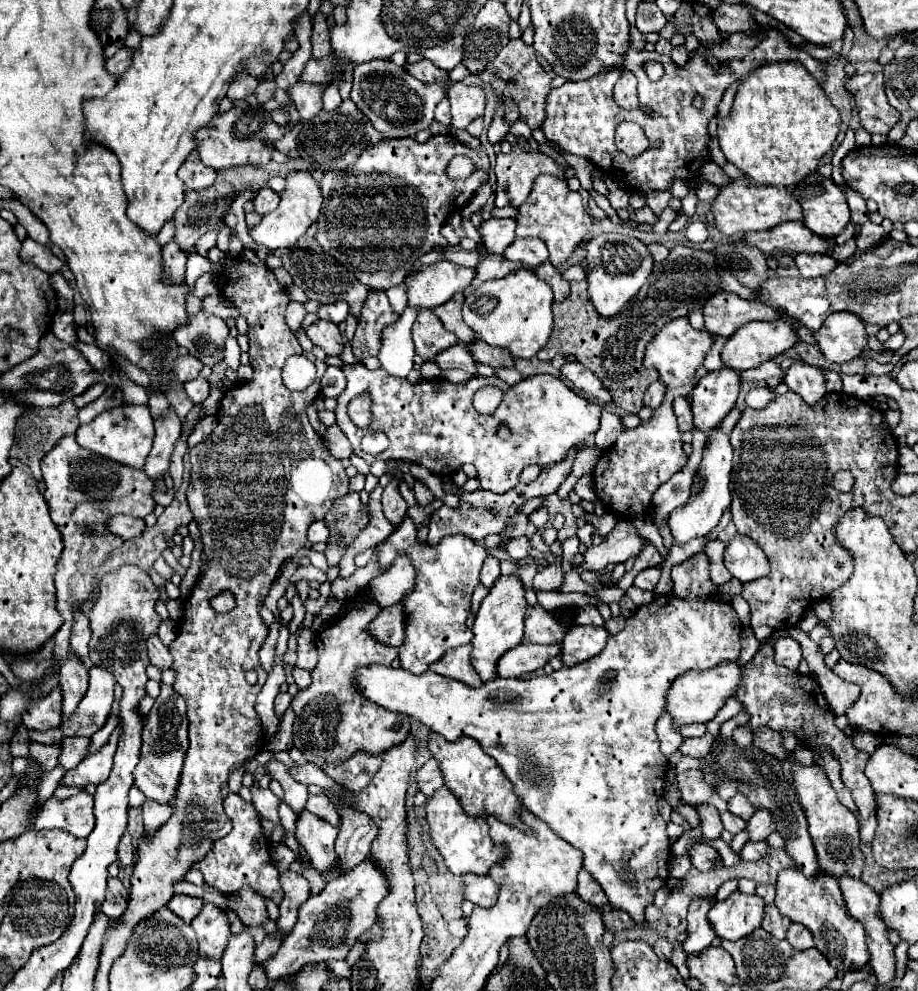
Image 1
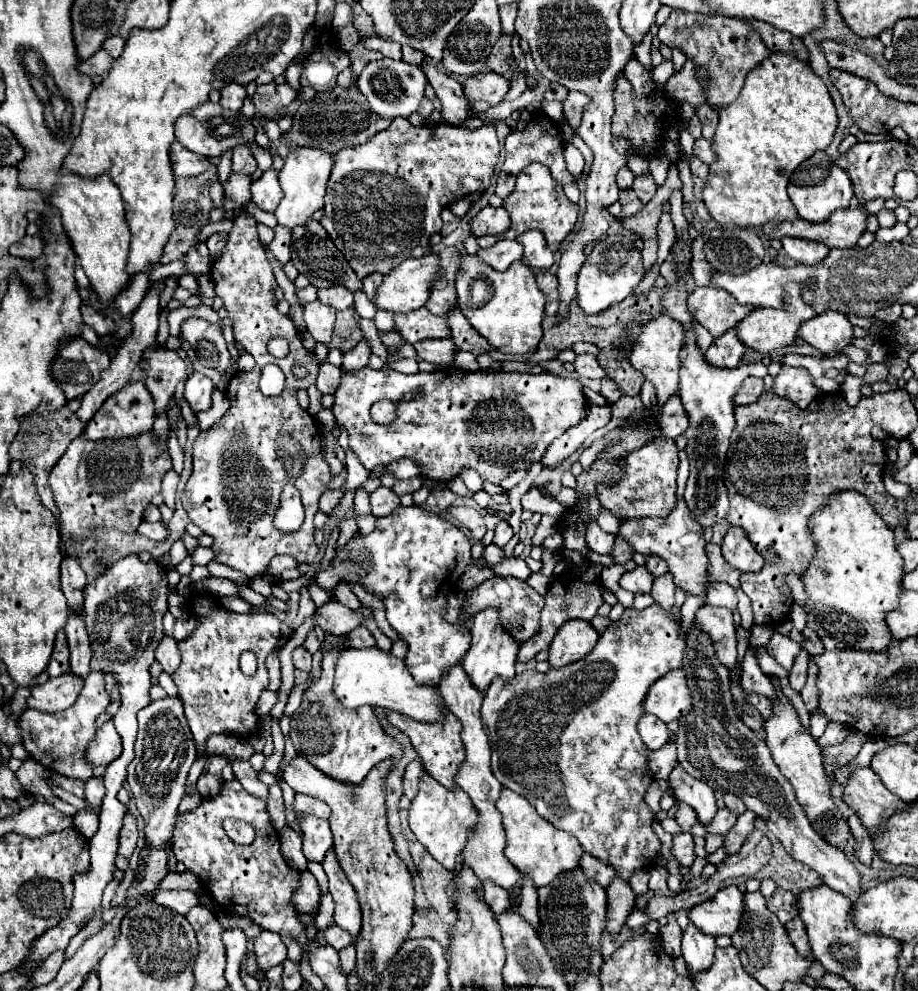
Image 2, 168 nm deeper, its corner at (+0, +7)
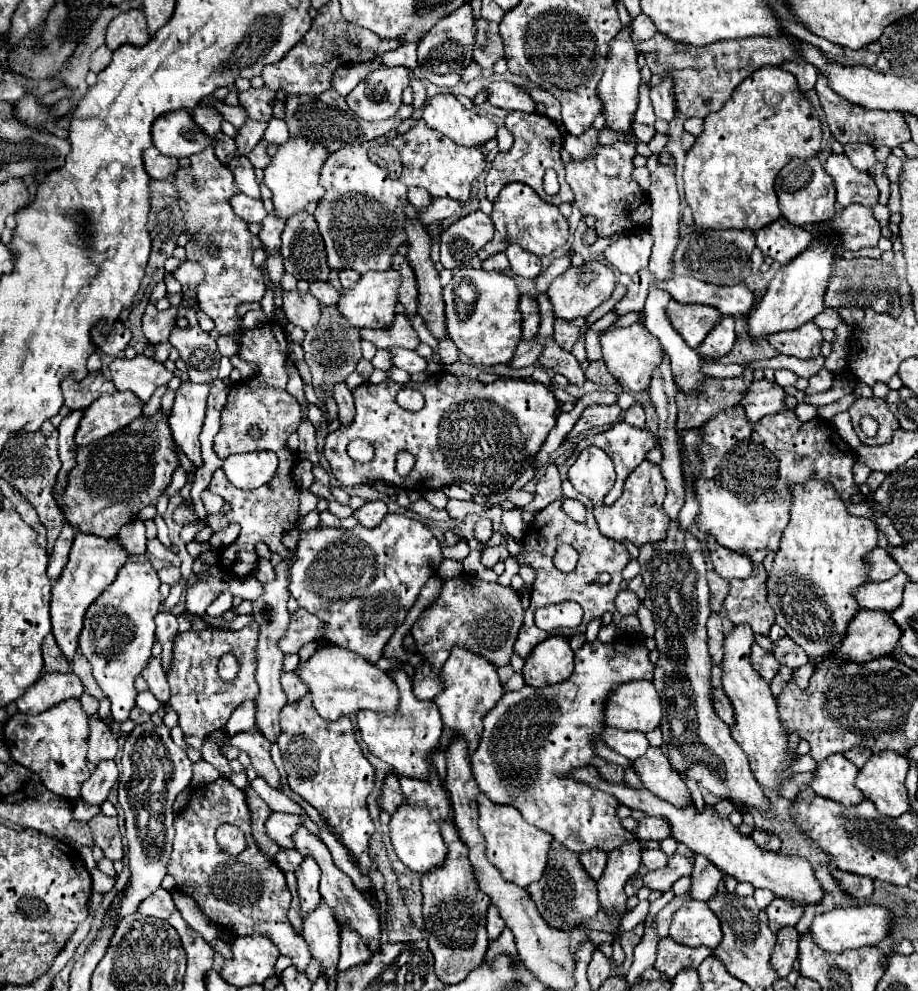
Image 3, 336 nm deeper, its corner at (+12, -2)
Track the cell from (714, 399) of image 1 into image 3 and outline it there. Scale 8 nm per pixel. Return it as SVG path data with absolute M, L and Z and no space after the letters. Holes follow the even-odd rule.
M721 315L721 321L709 331L705 341L699 345L701 357L713 359L727 355L735 343L735 321L729 315Z

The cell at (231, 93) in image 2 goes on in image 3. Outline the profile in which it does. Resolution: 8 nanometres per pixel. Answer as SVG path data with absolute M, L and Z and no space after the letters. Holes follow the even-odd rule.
M193 107L191 117L199 125L199 129L209 137L213 137L217 131L221 131L223 117L213 107Z

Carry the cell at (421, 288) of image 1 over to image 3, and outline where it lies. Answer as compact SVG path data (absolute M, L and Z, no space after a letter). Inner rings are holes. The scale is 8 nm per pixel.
M393 269L383 271L383 273L379 273L379 271L363 273L355 285L343 289L343 293L337 301L337 313L341 317L345 317L349 321L349 325L353 325L357 329L361 329L361 327L383 329L395 317L393 305L397 305L397 285L399 285L399 275Z

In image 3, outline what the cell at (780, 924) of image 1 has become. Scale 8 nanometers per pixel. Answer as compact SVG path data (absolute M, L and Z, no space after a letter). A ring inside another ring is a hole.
M773 899L769 907L765 909L769 915L769 927L773 933L777 933L783 927L797 925L803 917L803 907L791 899Z

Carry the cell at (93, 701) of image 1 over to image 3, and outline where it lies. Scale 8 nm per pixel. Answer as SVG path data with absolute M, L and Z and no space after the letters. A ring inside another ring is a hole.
M61 701L53 709L47 709L41 715L25 715L15 713L3 725L3 743L9 749L15 763L23 765L25 769L37 773L41 783L69 799L75 801L81 793L81 785L89 779L89 769L85 765L87 755L87 739L89 739L89 717L81 709L79 701Z

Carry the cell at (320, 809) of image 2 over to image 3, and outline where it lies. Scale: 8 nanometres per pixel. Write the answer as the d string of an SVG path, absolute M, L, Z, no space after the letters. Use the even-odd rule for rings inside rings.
M271 813L271 817L265 823L267 835L281 845L283 849L291 849L293 841L293 829L297 829L297 825L303 825L303 819L299 815L287 815L287 813Z

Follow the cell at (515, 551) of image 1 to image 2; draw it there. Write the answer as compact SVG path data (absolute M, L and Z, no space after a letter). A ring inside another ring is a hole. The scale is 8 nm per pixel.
M505 520L499 522L499 526L495 528L495 538L493 544L497 544L499 548L505 548L505 544L509 542L509 524Z

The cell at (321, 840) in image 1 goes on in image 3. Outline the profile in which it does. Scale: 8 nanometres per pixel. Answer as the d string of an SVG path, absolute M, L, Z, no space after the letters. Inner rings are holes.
M341 925L339 971L347 971L351 967L369 963L371 957L373 955L369 953L369 949L365 949L365 943L361 941L361 937L357 937L357 933L353 933L353 929L345 929L345 925Z

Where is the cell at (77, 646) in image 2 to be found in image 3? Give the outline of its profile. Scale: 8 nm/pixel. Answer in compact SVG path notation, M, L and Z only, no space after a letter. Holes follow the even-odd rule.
M79 533L73 541L73 547L69 551L69 561L59 577L59 581L51 589L51 623L53 623L53 635L57 639L57 645L65 653L69 661L73 661L73 655L77 651L79 633L83 629L85 611L89 605L115 581L119 569L127 561L127 551L121 545L117 537L105 539L97 535Z

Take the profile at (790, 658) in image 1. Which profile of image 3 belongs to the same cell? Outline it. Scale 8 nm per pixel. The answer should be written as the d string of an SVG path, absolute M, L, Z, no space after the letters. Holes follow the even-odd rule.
M753 645L749 659L751 659L753 669L755 669L765 681L771 681L771 679L777 675L779 661L775 659L775 655L773 655L771 651L765 651L765 649L761 649L759 645Z

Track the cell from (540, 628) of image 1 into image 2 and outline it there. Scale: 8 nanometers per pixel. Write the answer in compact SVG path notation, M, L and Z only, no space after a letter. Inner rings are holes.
M513 576L489 578L469 592L469 600L471 600L471 614L475 614L483 608L489 608L489 606L497 606L501 612L501 624L505 624L507 632L511 632L511 636L517 642L529 640L531 636L535 636L541 630L539 614L545 606L545 598L541 594L537 594L527 582L523 582L519 578L513 578Z

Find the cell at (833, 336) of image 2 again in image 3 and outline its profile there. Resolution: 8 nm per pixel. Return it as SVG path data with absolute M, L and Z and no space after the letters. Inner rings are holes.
M809 321L793 331L781 331L767 337L773 349L777 349L783 355L793 355L799 359L811 359L819 355L819 347L823 341L821 329Z

